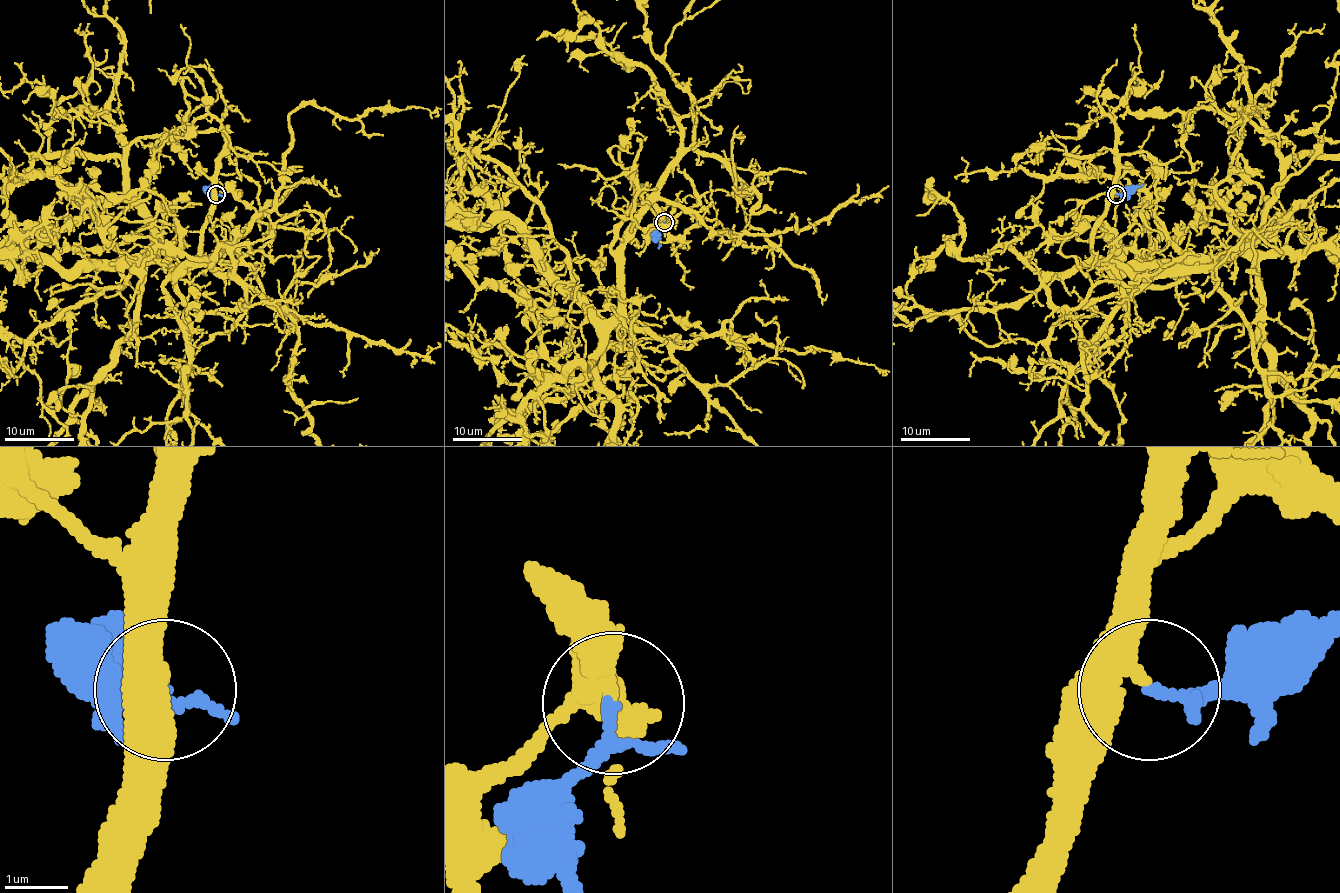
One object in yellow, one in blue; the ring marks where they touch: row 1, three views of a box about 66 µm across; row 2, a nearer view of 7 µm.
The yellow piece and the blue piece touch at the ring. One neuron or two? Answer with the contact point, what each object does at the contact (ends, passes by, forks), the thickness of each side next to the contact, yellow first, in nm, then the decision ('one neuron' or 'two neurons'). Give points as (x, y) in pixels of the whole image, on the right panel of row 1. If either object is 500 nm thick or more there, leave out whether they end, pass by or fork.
at (1116, 194); yellow passes by; blue passes by; 300 nm thick on the yellow side, 150 nm on the other; one neuron

